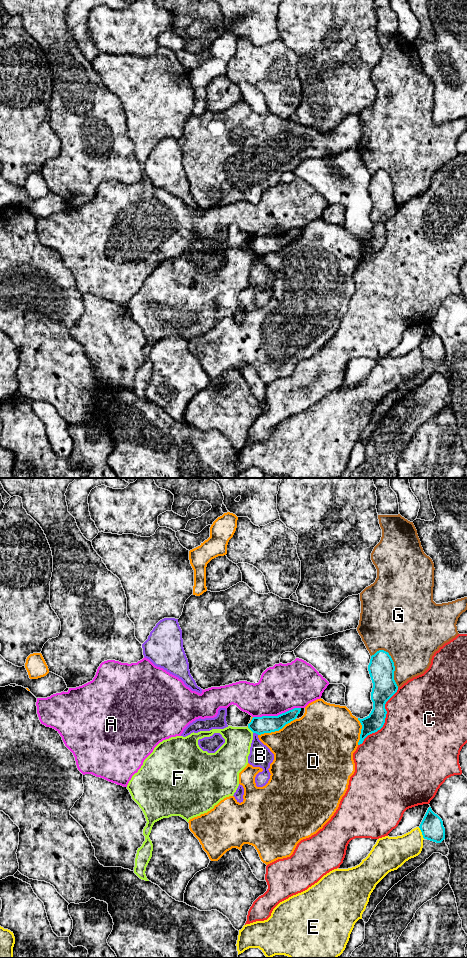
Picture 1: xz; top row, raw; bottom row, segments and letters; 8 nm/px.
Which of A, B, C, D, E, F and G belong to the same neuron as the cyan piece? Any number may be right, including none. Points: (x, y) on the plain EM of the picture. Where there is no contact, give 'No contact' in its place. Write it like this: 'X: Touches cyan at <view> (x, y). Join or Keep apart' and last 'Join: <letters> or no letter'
A: Touches cyan at xz (276, 236). Keep apart
B: Touches cyan at xz (256, 253). Keep apart
C: Touches cyan at xz (384, 240). Keep apart
D: Touches cyan at xz (276, 250). Keep apart
E: Touches cyan at xz (422, 353). Keep apart
F: Touches cyan at xz (250, 249). Keep apart
G: Touches cyan at xz (393, 185). Keep apart
Join: no letter

